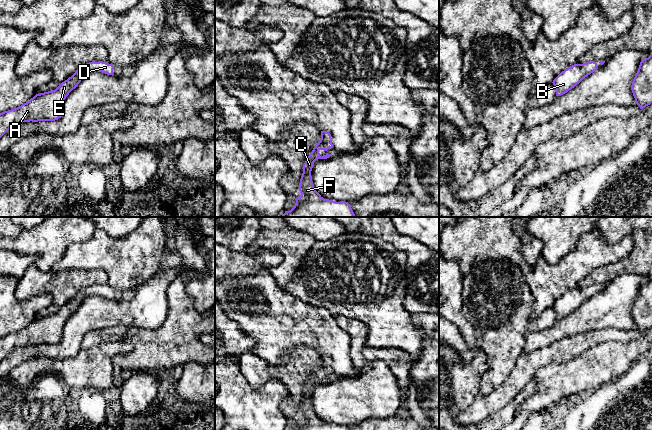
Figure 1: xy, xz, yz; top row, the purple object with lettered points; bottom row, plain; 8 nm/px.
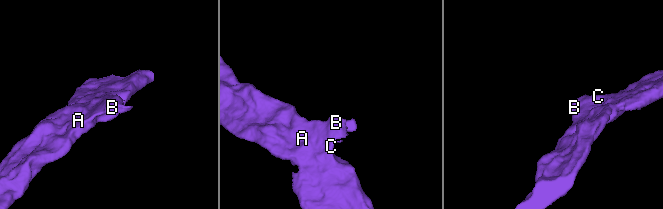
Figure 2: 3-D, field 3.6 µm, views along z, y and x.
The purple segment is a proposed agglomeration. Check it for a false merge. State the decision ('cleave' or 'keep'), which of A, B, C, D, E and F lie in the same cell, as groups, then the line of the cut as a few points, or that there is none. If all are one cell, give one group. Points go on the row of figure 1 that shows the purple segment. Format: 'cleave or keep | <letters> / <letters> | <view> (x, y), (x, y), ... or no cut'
keep | A B C D E F | no cut

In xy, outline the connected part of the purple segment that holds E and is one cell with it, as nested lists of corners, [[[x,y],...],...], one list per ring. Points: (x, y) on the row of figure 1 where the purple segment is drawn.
[[[103,61],[89,62],[77,69],[55,90],[36,94],[21,106],[0,113],[0,138],[17,123],[58,120],[62,116],[66,97],[78,86],[86,73],[98,71],[114,75],[113,69],[112,64]]]

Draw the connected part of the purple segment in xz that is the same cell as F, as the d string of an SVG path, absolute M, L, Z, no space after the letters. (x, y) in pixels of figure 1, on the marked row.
M321 131L321 139L303 164L303 173L299 183L299 198L290 211L285 211L282 217L356 217L348 202L336 202L324 199L314 188L311 171L318 159L327 159L332 154L320 156L319 151L333 148L329 132Z

